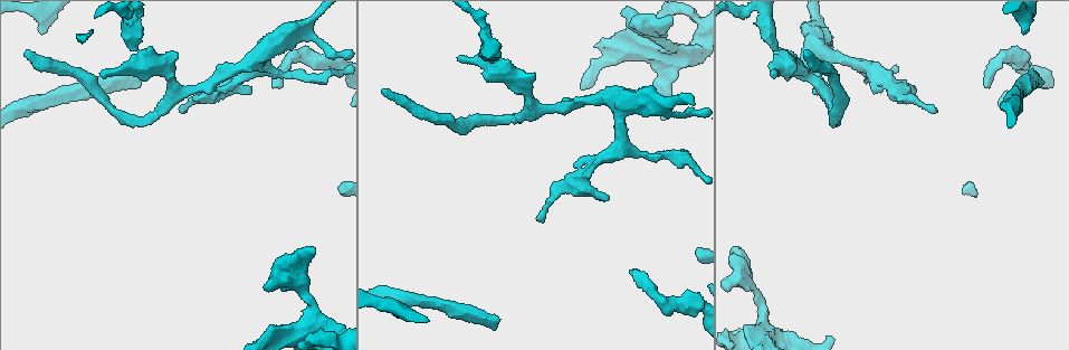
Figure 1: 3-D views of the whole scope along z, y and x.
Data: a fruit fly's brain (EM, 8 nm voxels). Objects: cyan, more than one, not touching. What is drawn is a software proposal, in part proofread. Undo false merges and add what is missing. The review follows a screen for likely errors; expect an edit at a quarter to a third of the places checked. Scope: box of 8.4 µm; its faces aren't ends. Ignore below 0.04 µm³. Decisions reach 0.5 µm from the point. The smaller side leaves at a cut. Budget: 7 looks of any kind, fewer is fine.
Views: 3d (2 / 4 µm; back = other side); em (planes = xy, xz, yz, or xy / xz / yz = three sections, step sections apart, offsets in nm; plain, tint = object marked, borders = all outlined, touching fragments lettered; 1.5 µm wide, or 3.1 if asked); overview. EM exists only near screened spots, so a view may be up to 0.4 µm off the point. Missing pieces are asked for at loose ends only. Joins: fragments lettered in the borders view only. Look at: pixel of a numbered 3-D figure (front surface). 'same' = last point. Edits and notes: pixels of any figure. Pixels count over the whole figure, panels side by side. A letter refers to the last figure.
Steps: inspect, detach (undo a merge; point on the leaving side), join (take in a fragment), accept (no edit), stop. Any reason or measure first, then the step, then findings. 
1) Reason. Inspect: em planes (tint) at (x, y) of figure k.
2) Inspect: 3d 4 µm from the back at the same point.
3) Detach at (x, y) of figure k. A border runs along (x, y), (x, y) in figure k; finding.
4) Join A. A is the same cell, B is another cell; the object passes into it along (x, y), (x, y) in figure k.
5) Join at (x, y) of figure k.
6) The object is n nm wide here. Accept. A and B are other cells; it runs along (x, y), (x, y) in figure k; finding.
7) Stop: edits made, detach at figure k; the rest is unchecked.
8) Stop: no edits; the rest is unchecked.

Branch stops here. Inspect: em xy step 8 (tint) at (1035, 78) of figure 1.

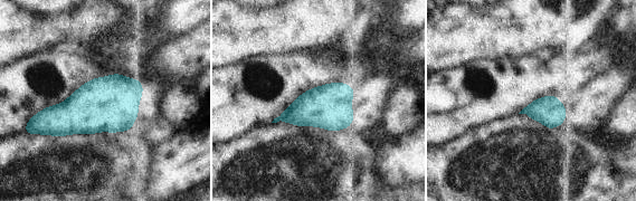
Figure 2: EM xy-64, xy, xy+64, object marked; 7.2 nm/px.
Another direction. Inspect: em planes (borders) at the same point.

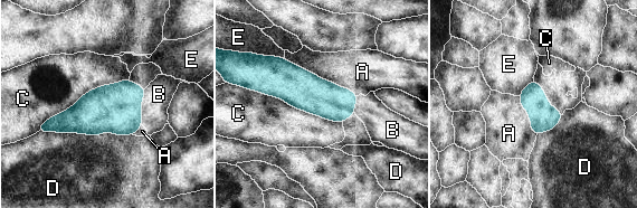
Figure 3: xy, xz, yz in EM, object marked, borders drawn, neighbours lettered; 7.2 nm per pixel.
The object is 280 nm wide here; the longest contact is with C, 750 nm. Join B. B is the same cell, A, C, D and E are other cells; it goes on there.

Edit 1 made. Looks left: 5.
End of a long branch. Inspect: 3d 2 µm at (805, 54) of figure 1.

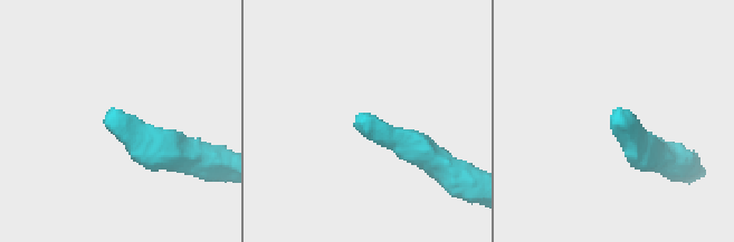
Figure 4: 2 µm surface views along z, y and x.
Shape alone is not enough. Inspect: em yz step 4 (tint) at (610, 121) of figure 4.

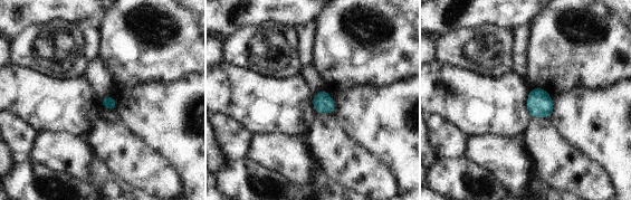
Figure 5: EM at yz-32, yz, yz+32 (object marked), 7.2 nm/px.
Inspect: em planes (borders) at the same point.

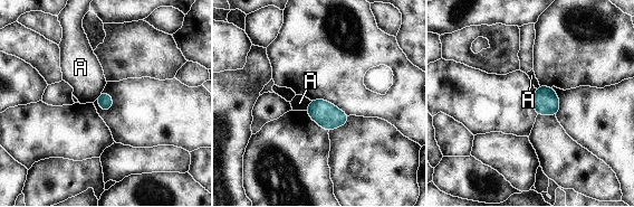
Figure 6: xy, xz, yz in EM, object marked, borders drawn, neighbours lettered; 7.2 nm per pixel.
Accept. A is another cell; a border runs along (311, 101), (306, 110) in figure 6; no lettered fragment goes on from it.

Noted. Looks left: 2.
An open end. Inspect: em yz step 8 (tint) at (745, 325) of figure 1.

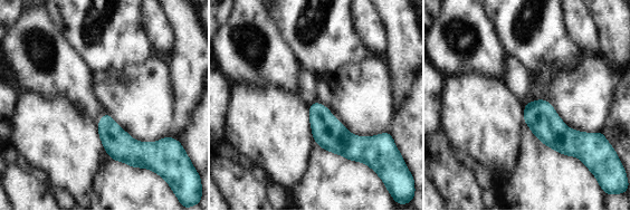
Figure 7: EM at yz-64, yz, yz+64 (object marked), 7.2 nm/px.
Cut it another way. Inspect: em planes (borders) at the same point.

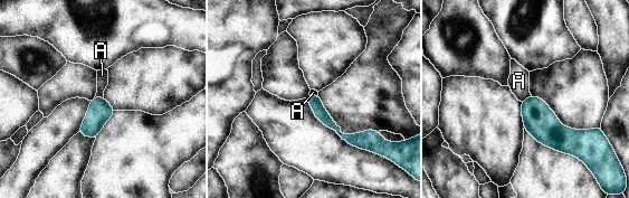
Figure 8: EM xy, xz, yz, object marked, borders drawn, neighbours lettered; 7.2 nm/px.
Accept. A is another cell; it runs along (310, 97), (344, 137), (371, 134) in figure 8; none of them fits.

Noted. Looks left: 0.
Stop: edits made, join at figure 3; the rest is unchecked.

